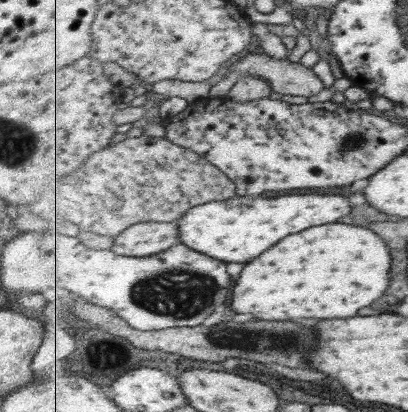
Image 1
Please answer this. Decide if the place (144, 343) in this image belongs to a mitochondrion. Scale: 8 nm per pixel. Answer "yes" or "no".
no

